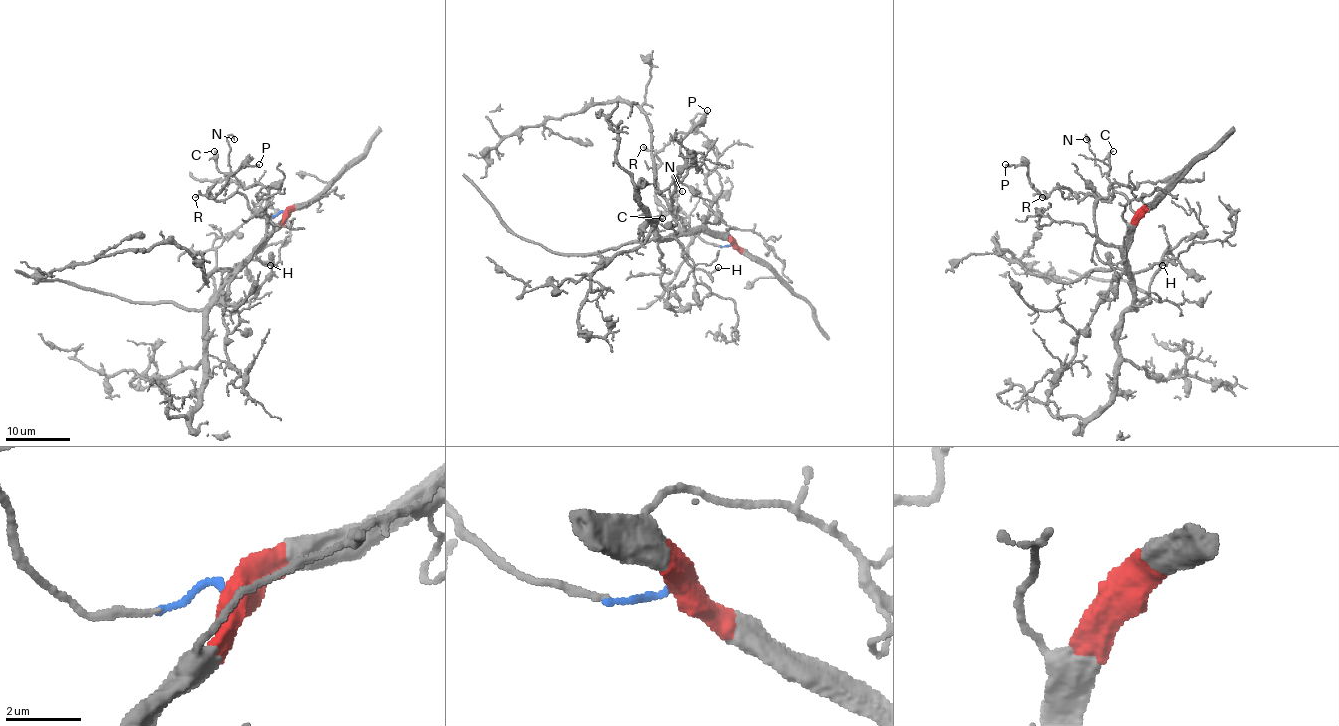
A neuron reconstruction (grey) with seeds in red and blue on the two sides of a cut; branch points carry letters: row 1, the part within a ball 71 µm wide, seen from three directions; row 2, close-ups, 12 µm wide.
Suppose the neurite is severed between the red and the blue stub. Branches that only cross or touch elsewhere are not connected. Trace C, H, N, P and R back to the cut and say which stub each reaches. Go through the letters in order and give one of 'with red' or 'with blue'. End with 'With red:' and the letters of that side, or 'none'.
C: with blue
H: with red
N: with blue
P: with blue
R: with blue
With red: H

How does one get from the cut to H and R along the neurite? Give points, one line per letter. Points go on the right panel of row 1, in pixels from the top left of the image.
H: (1138, 212), (1138, 222), (1126, 251), (1126, 267), (1132, 273), (1150, 268), (1163, 259), (1169, 260), (1163, 265)
R: (1138, 212), (1138, 217), (1129, 200), (1117, 192), (1101, 200), (1054, 188), (1041, 197)

